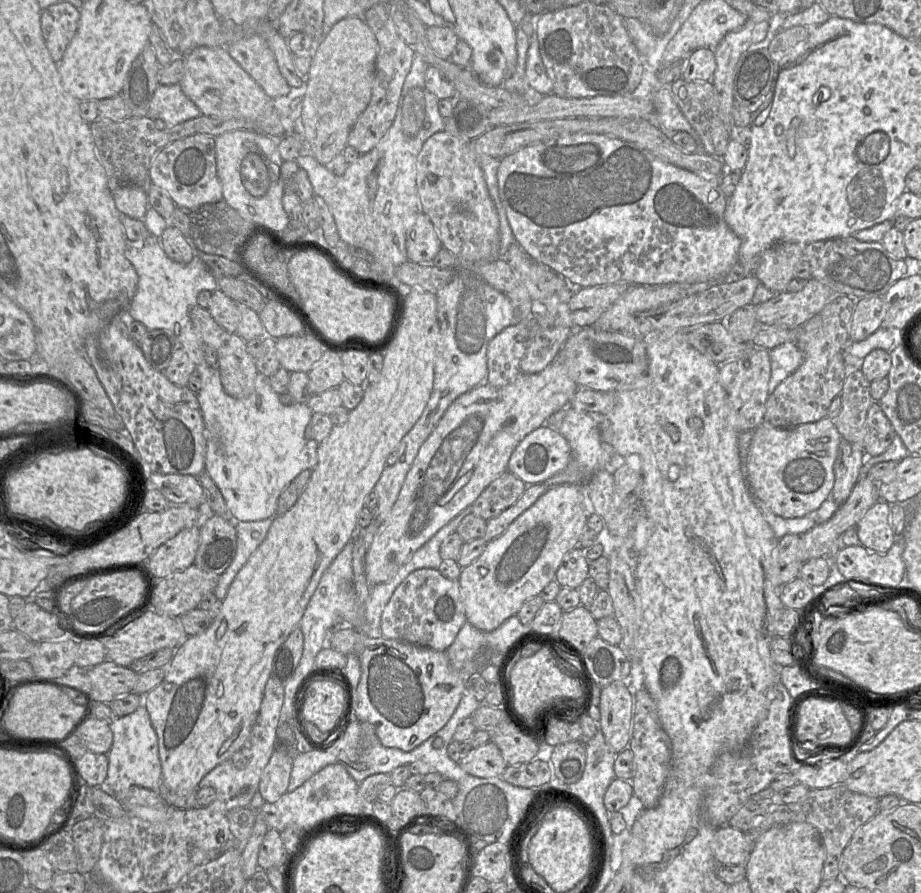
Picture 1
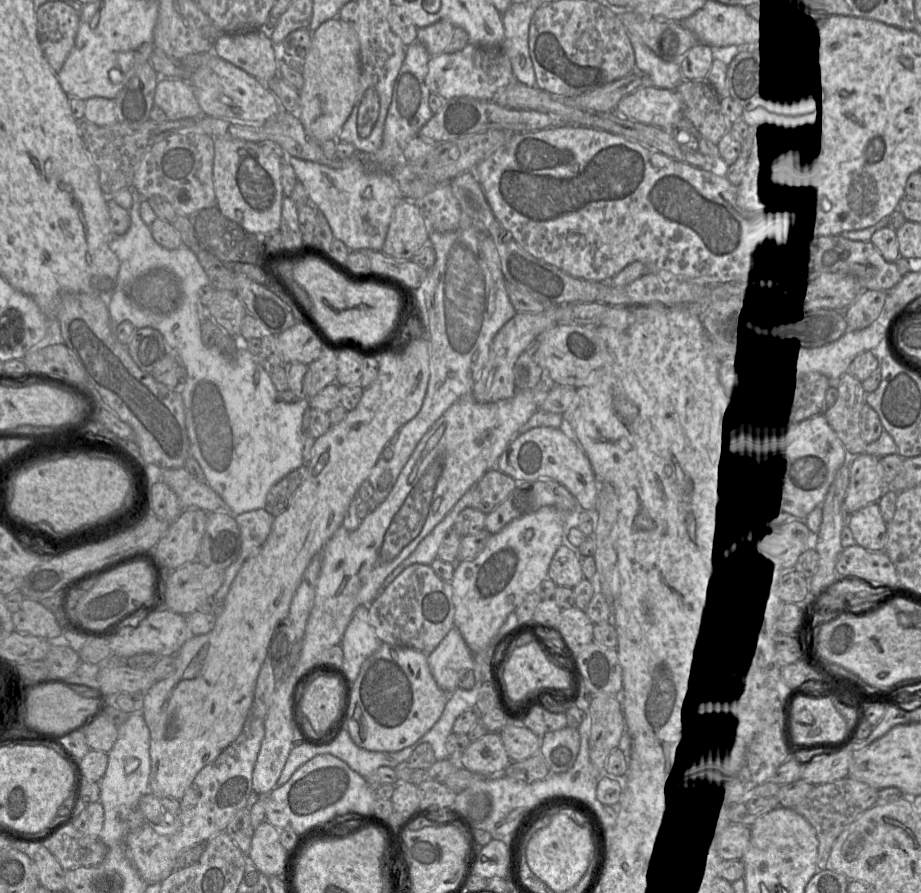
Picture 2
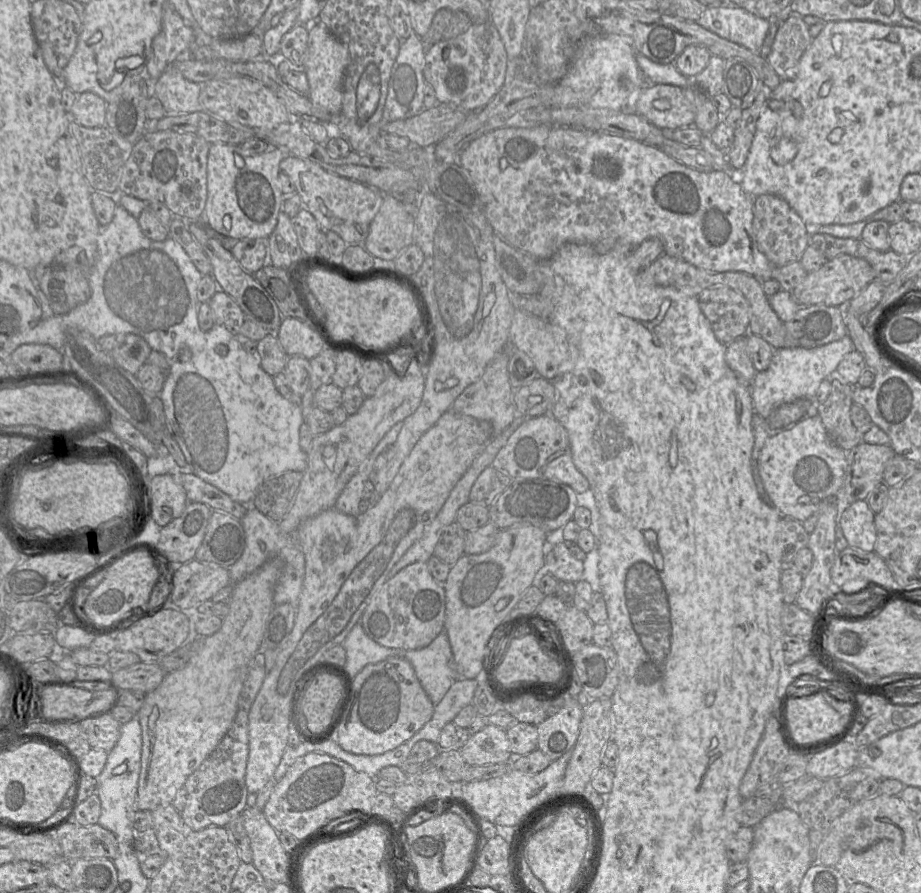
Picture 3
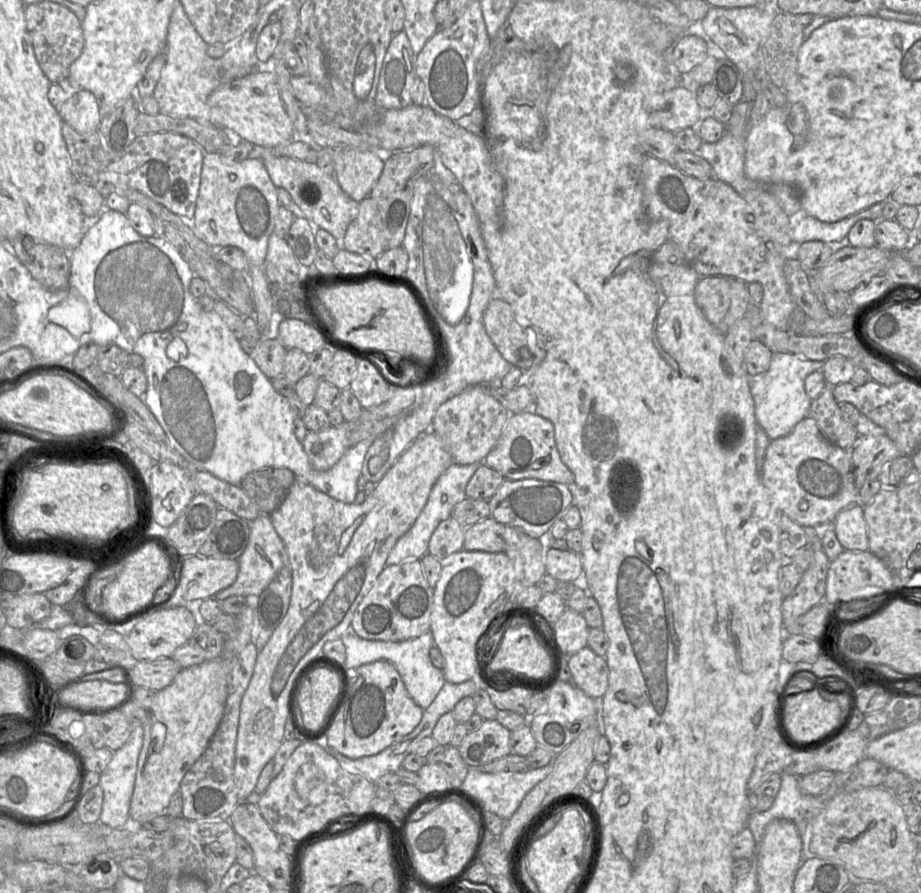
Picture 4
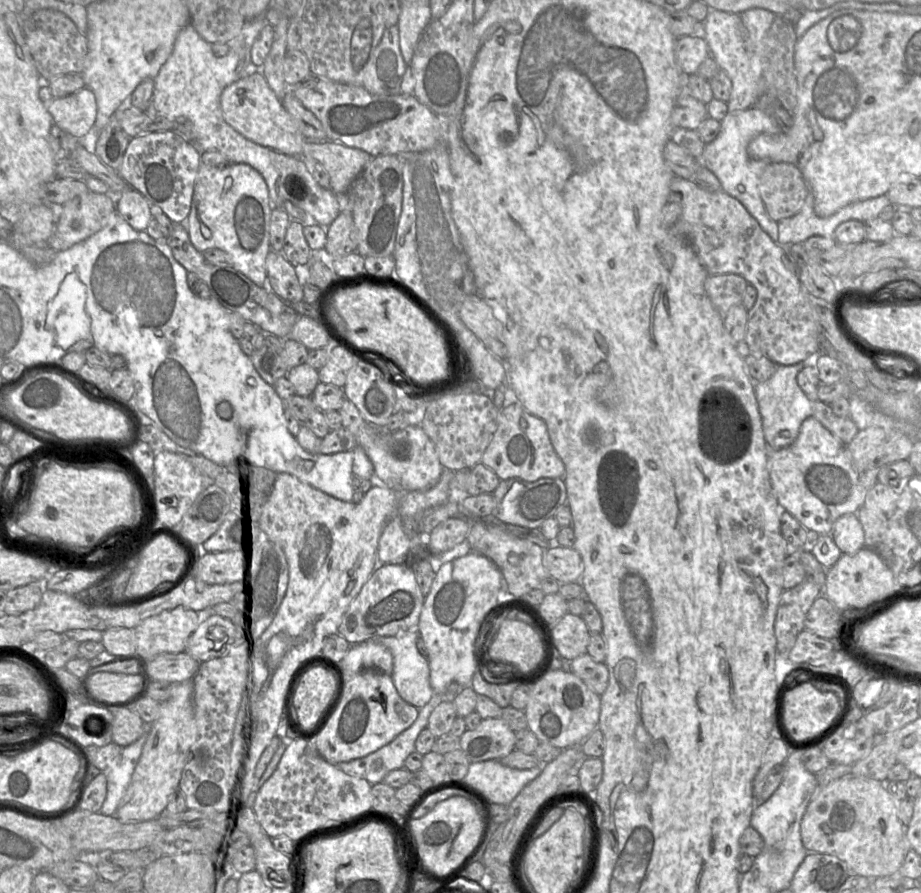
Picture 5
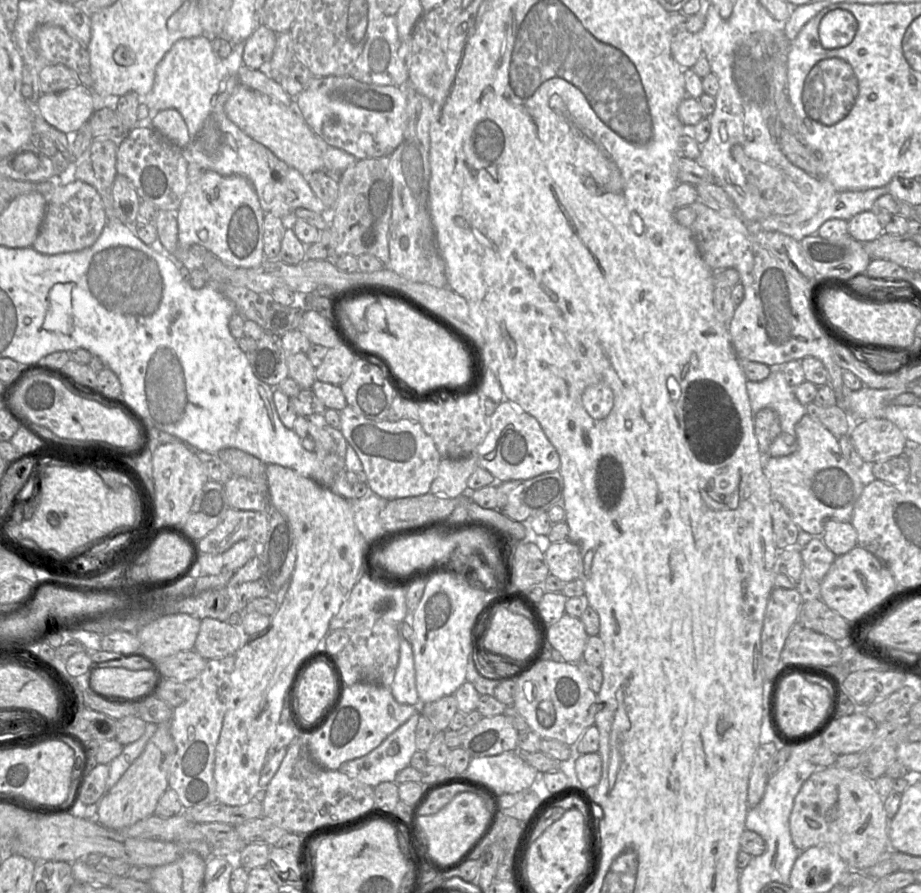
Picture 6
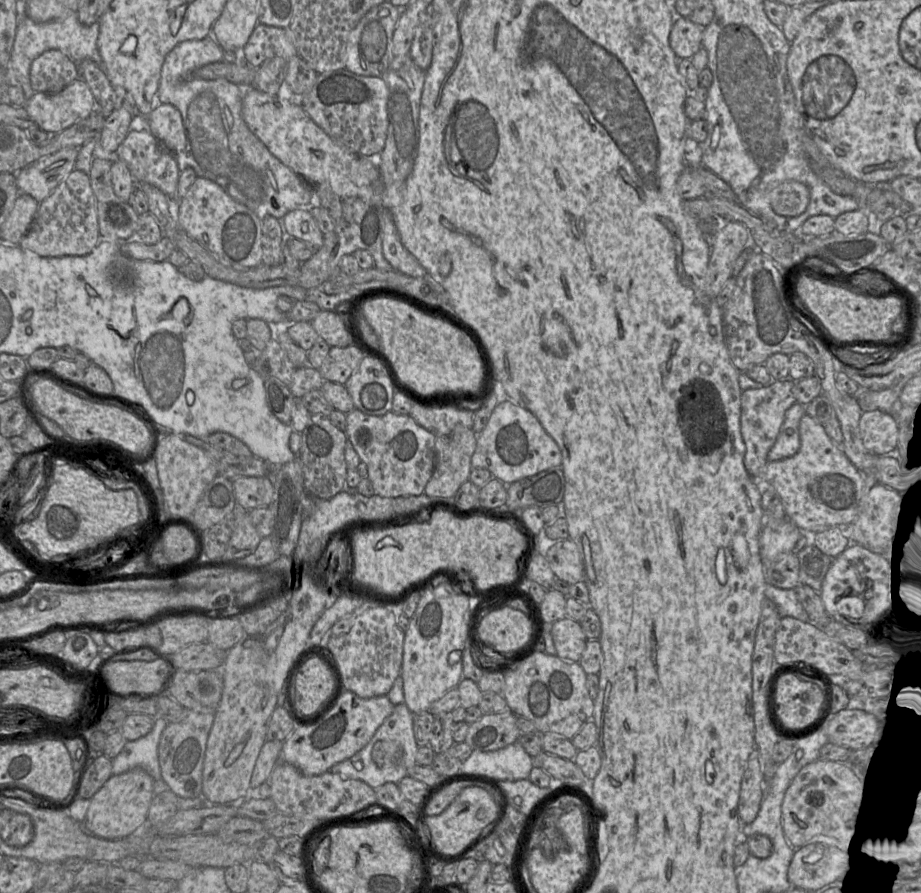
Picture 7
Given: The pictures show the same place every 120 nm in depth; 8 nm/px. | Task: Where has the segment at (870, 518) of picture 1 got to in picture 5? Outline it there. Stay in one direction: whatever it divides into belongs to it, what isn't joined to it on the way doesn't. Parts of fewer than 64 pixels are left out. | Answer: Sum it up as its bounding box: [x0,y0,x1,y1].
[831,513,865,554]

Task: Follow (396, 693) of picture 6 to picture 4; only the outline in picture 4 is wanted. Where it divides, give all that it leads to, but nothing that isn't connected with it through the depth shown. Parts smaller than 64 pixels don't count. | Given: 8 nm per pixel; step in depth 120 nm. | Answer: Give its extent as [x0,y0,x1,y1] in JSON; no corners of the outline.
[341,626,446,710]

